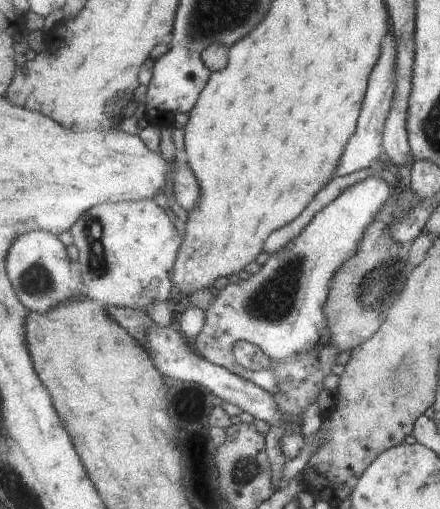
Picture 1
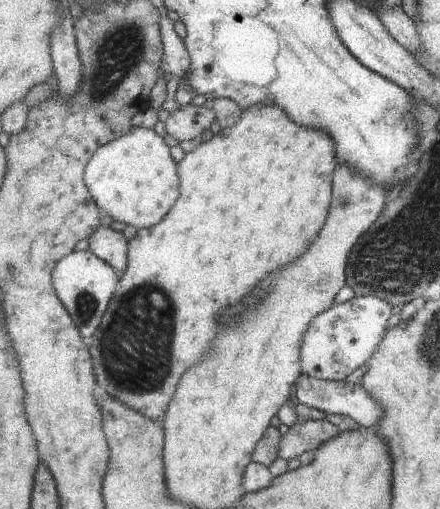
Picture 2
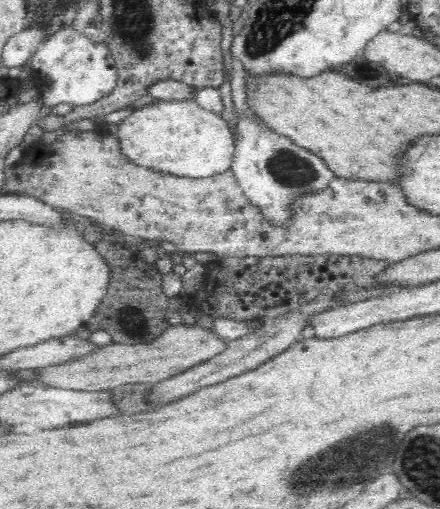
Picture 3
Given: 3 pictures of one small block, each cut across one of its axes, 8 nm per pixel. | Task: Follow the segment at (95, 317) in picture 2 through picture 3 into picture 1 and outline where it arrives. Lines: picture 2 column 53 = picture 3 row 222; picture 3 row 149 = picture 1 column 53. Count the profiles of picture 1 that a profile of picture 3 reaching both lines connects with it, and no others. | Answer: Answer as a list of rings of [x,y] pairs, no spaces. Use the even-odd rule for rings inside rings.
[[[46,231],[26,233],[12,245],[6,261],[9,281],[12,282],[12,288],[16,290],[20,302],[28,310],[45,313],[58,303],[79,299],[81,295],[85,295],[86,289],[81,276],[71,276],[71,266],[65,248],[56,235]]]

